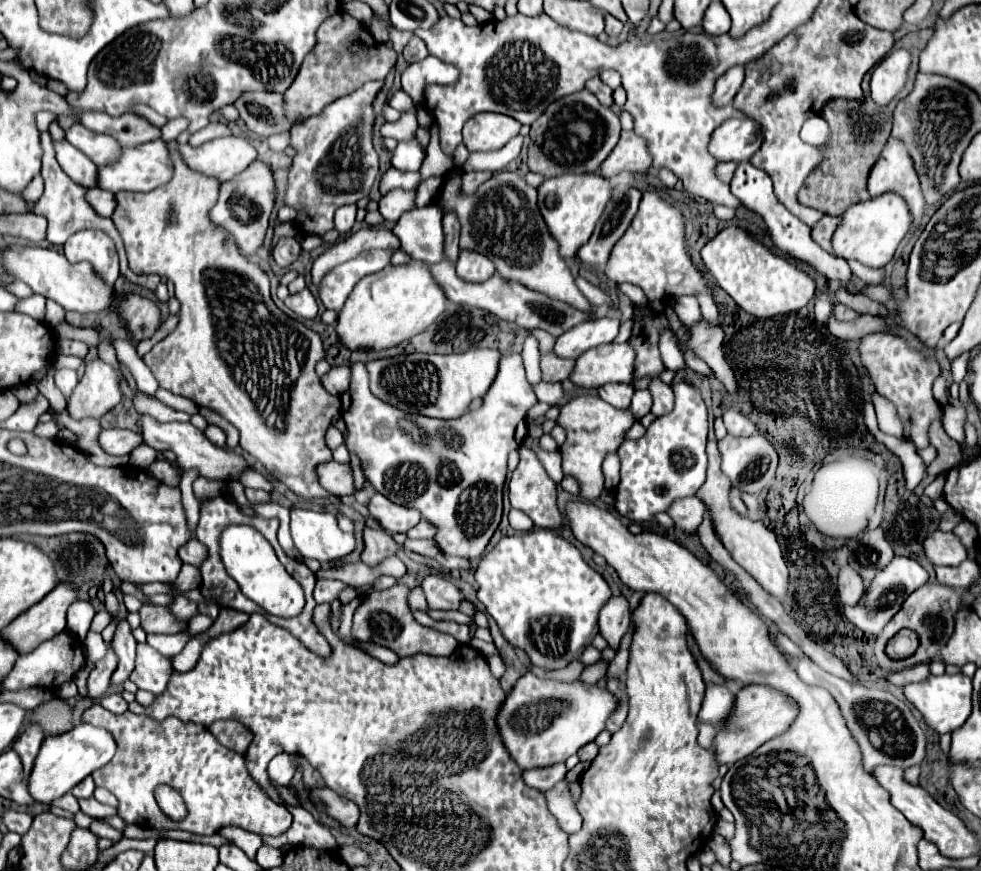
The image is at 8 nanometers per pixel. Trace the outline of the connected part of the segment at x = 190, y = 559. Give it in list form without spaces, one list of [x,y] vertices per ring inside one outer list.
[[[196,538],[188,540],[180,550],[178,556],[182,558],[184,564],[192,564],[192,566],[200,566],[202,560],[206,558],[206,546],[202,546]]]

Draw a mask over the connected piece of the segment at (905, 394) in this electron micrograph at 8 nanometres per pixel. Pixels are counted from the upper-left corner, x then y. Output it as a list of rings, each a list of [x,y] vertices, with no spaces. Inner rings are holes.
[[[866,334],[860,338],[858,350],[862,364],[870,372],[876,392],[896,406],[904,424],[904,438],[916,448],[930,446],[930,424],[942,416],[940,404],[932,394],[932,382],[940,376],[938,358],[910,348],[904,338],[894,334]]]

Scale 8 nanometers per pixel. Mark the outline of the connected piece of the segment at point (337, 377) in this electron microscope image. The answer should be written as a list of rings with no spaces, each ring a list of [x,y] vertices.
[[[334,366],[324,378],[322,378],[324,388],[334,394],[340,396],[342,392],[348,390],[350,386],[350,366]]]

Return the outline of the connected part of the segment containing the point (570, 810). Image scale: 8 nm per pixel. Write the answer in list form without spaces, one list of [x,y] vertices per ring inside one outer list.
[[[560,782],[556,784],[552,790],[546,792],[546,800],[548,800],[548,808],[550,812],[558,818],[560,828],[566,834],[574,834],[582,828],[582,818],[576,810],[576,806],[570,800],[570,792],[568,792],[568,782]]]

